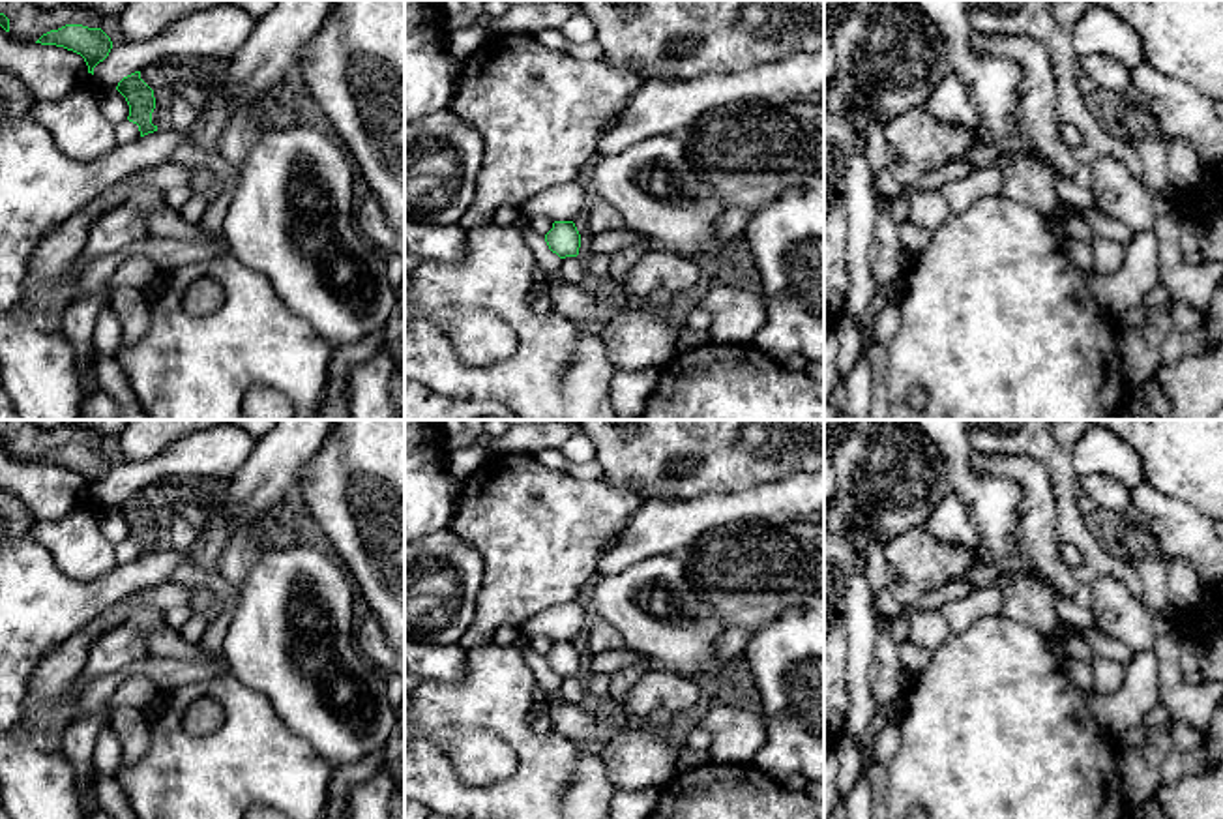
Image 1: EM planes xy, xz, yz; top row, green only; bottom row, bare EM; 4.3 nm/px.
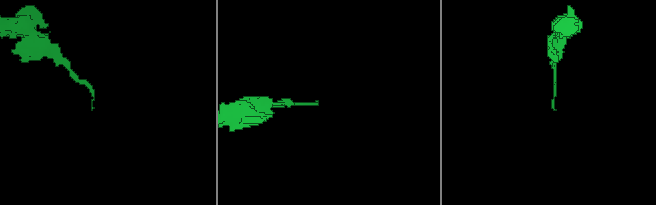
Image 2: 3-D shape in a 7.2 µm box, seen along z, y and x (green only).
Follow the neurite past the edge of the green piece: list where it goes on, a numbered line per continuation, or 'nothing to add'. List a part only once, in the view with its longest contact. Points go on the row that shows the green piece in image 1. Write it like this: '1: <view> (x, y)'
nothing to add

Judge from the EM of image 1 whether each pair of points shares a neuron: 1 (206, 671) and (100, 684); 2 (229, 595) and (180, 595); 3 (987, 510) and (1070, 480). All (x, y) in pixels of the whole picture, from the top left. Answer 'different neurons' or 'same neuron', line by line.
1: same neuron
2: different neurons
3: different neurons

